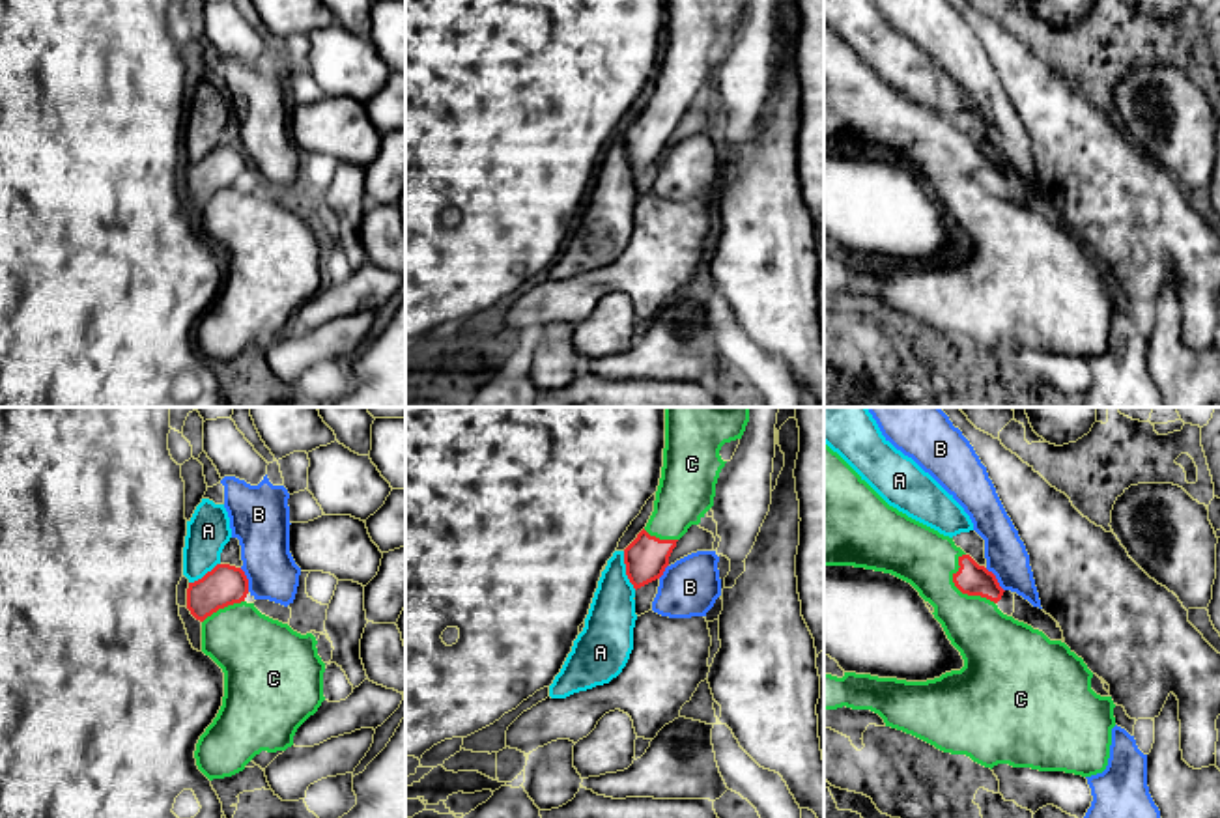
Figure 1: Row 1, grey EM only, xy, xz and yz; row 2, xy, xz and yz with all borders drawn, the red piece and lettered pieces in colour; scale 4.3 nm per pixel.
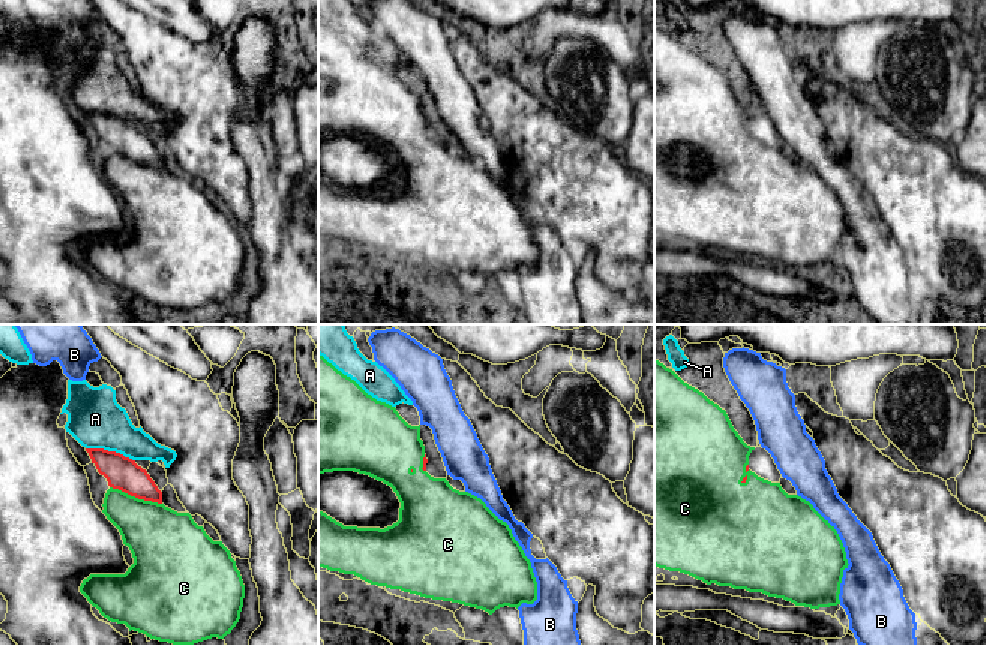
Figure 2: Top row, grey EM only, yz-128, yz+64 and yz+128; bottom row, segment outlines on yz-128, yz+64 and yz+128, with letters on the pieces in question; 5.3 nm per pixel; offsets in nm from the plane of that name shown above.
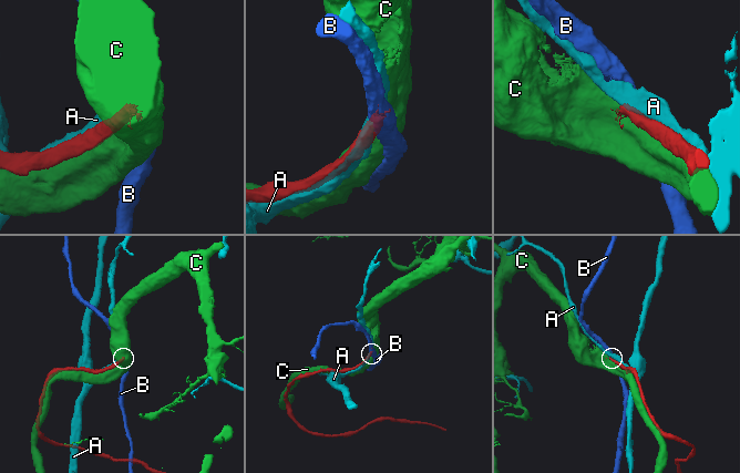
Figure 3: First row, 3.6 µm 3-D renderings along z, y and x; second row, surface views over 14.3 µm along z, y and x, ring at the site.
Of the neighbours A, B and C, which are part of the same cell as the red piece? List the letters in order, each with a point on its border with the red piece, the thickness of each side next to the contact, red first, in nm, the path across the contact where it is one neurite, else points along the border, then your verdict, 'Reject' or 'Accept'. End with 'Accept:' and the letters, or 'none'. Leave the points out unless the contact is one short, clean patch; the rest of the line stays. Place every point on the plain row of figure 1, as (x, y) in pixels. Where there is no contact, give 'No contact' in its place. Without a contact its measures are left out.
A: Touches red at xz (626, 152). Thickness 190 nm (red) against 220 nm. Reject
B: Touches red at yz (996, 161). Thickness 140 nm (red) against 180 nm. Boundary: yz (985, 150), (1004, 172). Reject
C: Touches red at yz (961, 172). Thickness 140 nm (red) against 280 nm. Accept
Accept: C

